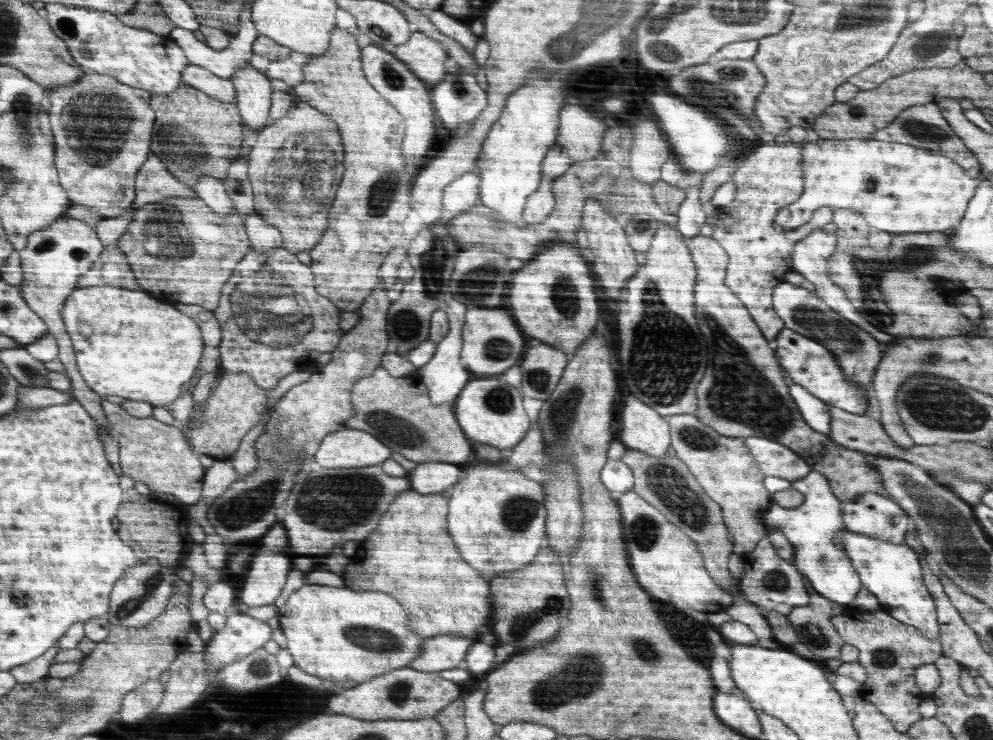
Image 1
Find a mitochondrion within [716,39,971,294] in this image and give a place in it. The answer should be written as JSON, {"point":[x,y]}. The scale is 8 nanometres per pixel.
{"point":[913,126]}

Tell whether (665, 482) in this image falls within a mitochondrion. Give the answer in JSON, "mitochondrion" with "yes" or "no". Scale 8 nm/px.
{"mitochondrion":"yes"}

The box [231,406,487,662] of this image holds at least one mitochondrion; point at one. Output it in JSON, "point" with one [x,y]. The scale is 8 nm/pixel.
{"point":[331,501]}

